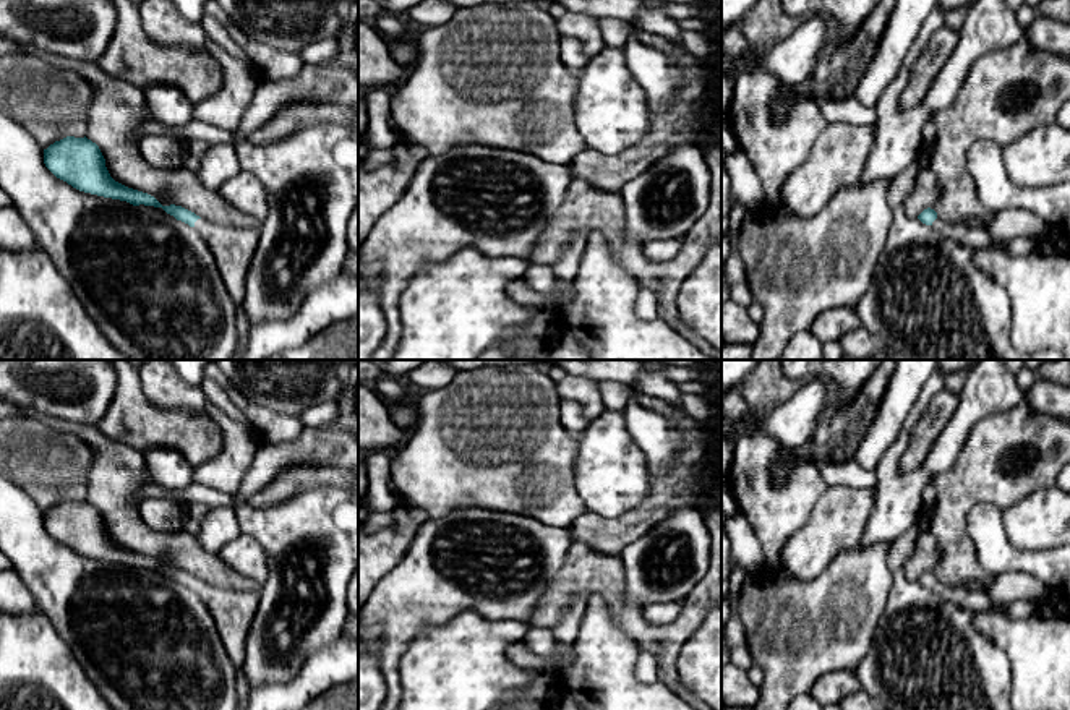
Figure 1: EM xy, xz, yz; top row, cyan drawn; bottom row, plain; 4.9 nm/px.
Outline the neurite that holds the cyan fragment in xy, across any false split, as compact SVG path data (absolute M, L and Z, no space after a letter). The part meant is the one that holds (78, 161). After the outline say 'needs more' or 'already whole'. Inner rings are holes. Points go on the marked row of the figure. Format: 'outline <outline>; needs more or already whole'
outline M66 136L44 149L45 167L73 188L112 199L126 201L133 206L162 207L193 227L214 254L219 274L229 295L238 305L246 292L246 271L258 246L261 229L237 229L211 224L182 206L162 206L154 196L128 188L115 182L105 159L96 143L84 138Z; needs more

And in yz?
outline M931 207L924 209L918 216L918 219L926 225L932 225L944 237L961 242L963 245L971 246L976 251L992 243L992 238L987 229L966 227L961 224L950 224L950 222L940 220L937 217L937 212Z; needs more

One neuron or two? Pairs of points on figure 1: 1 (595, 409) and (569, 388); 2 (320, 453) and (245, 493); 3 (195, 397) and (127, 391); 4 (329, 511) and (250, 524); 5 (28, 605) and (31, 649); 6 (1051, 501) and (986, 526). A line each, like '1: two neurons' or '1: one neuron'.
1: one neuron
2: one neuron
3: two neurons
4: one neuron
5: two neurons
6: two neurons

